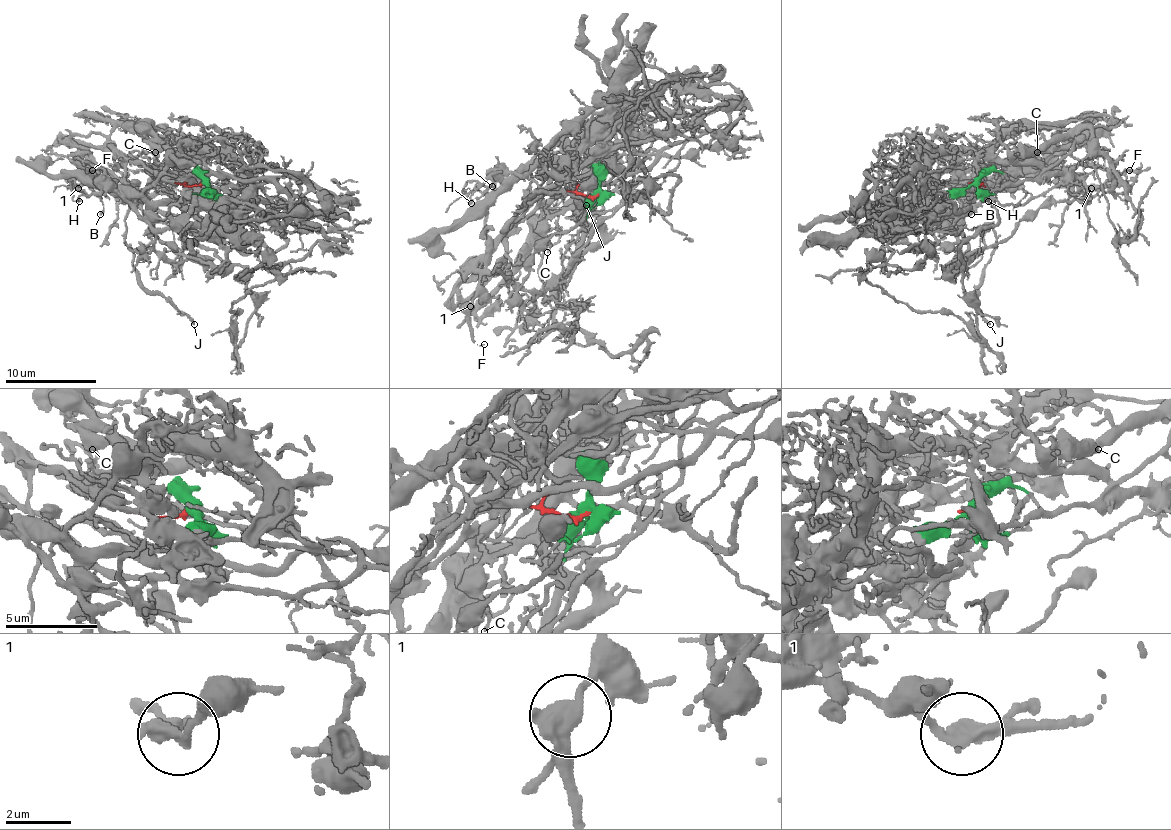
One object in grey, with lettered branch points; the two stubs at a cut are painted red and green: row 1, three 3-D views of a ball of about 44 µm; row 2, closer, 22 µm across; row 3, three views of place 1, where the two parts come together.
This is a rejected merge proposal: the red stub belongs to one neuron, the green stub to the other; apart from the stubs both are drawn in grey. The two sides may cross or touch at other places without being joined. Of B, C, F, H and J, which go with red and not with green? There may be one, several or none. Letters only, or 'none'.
J

